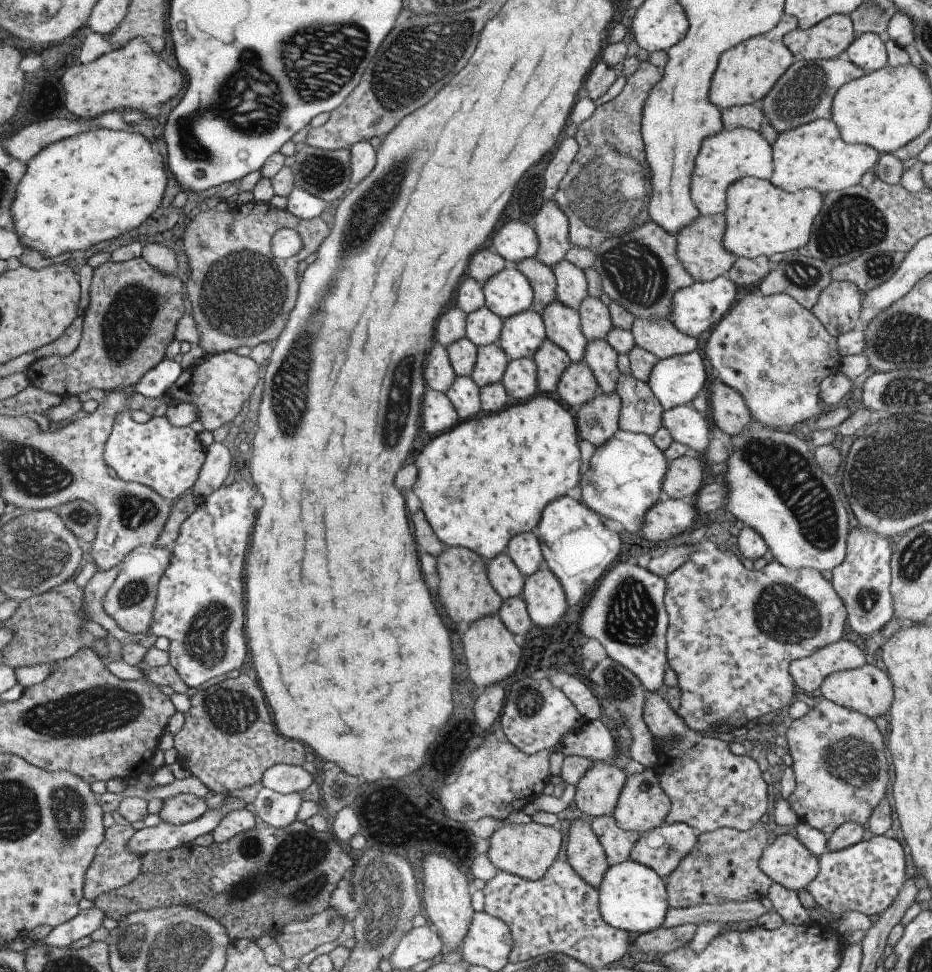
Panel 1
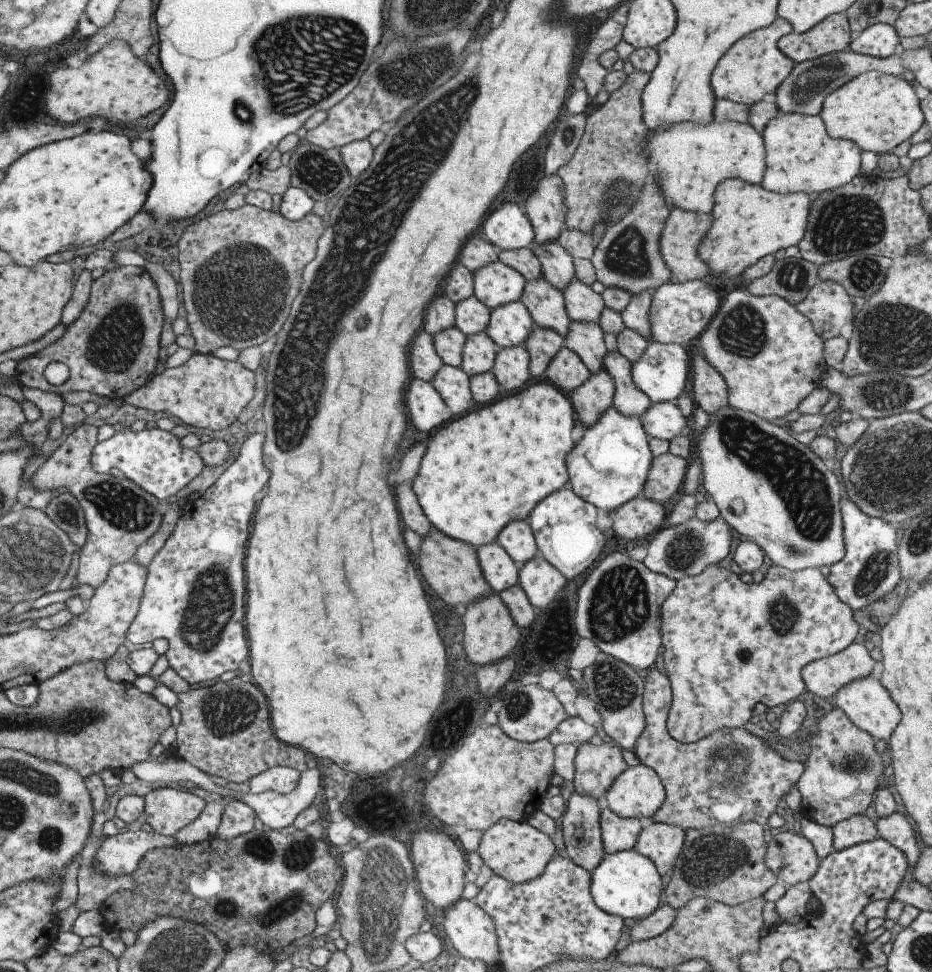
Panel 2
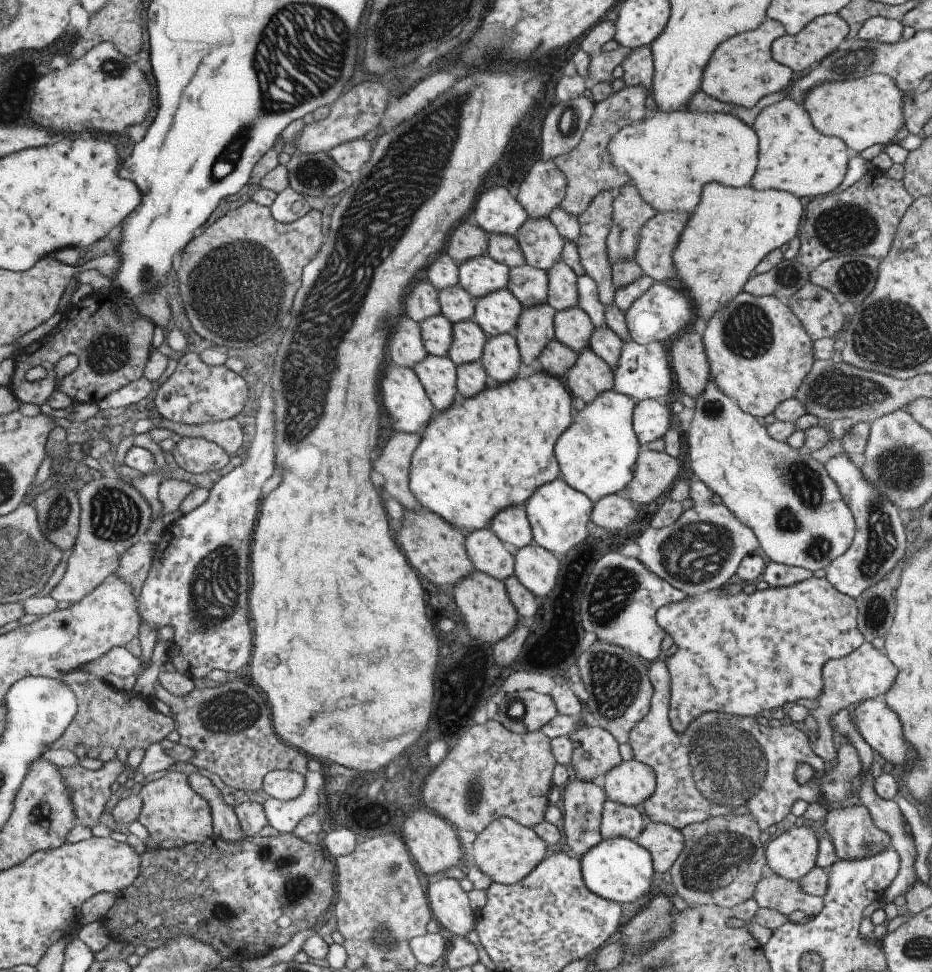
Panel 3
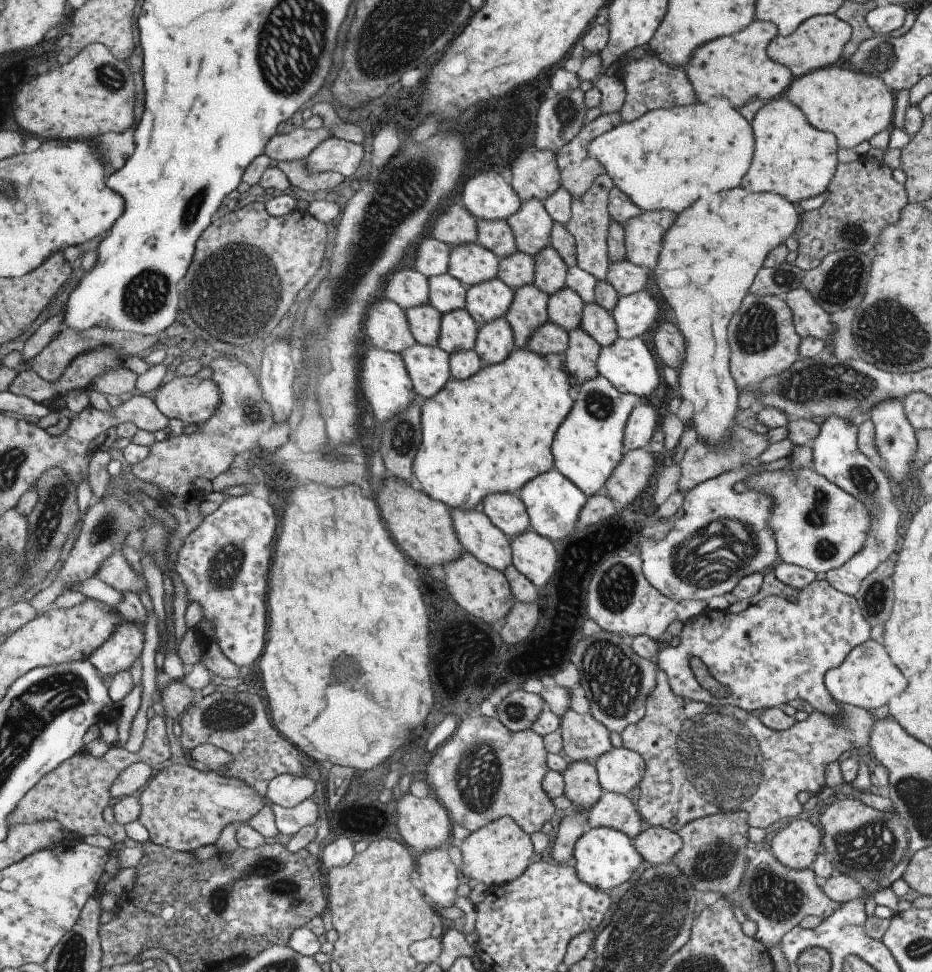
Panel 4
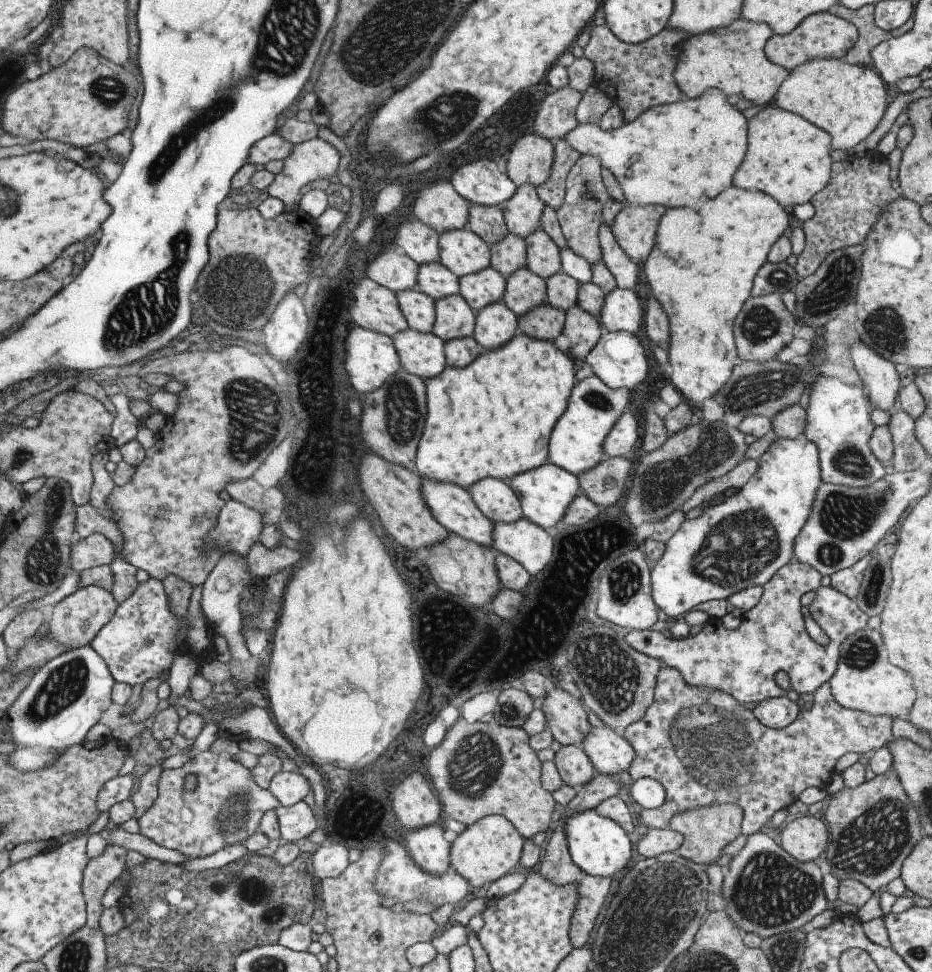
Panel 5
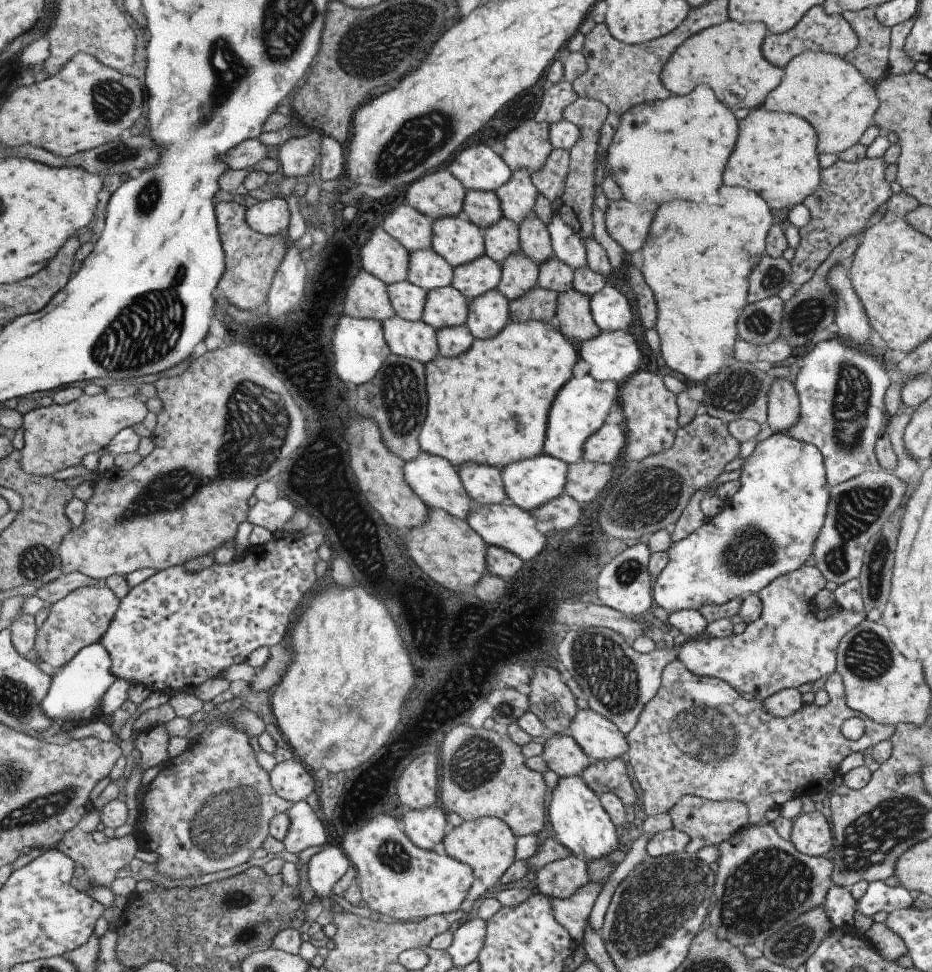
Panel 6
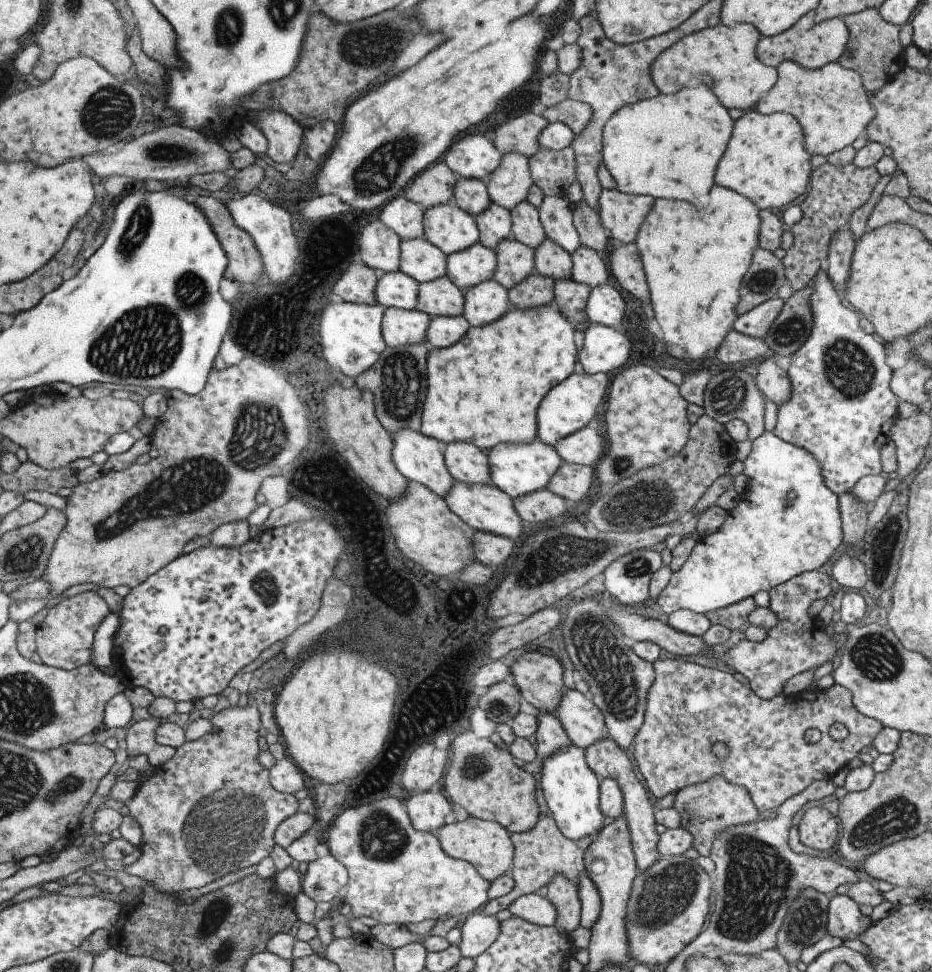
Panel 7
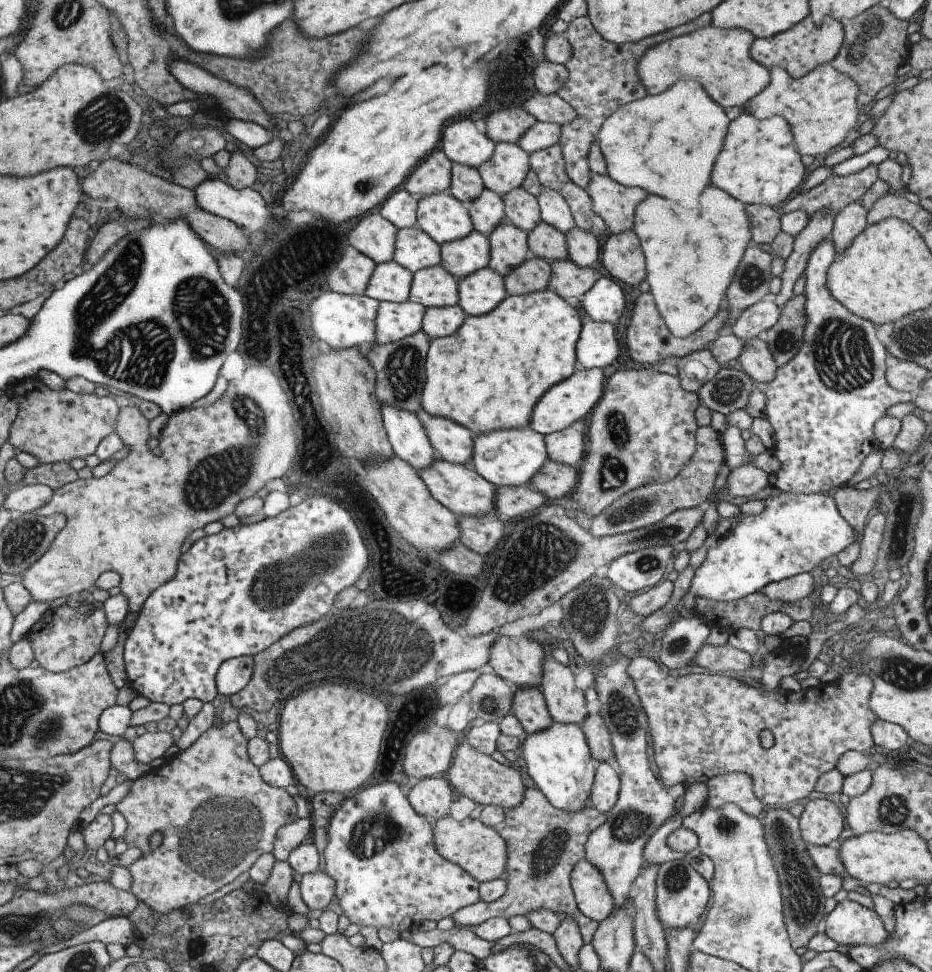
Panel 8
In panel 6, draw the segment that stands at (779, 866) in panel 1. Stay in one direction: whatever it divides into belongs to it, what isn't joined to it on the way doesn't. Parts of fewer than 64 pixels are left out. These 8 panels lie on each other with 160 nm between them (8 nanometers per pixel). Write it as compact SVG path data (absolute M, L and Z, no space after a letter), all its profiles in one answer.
M817 811L796 817L788 841L799 854L811 857L822 857L830 852L833 845L829 824Z

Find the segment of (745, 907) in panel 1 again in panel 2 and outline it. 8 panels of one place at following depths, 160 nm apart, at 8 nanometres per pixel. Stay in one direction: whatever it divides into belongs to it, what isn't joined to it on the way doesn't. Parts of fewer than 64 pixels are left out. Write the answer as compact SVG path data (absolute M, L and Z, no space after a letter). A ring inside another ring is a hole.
M807 881L788 886L784 897L773 904L777 912L775 916L779 916L783 923L797 924L800 919L806 917L806 905L811 897ZM662 902L647 918L636 920L629 932L630 942L648 940L662 934L669 926L672 926L675 916L677 912L669 904Z

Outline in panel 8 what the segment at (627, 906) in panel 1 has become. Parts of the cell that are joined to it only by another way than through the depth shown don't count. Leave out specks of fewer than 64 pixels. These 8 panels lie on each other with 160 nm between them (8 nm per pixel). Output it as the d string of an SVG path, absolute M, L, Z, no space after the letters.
M573 723L551 724L534 734L526 734L521 742L521 754L525 772L533 780L538 791L555 807L564 811L576 811L588 805L588 794L592 785L597 762L590 755L585 735L580 726Z

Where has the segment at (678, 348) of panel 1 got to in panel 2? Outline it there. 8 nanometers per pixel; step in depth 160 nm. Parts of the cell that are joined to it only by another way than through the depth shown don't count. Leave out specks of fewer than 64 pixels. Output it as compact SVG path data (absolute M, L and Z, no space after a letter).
M645 290L641 294L630 296L627 306L623 308L620 314L623 325L633 332L637 332L643 340L647 342L655 342L651 340L651 332L649 332L649 308L651 308L652 291Z

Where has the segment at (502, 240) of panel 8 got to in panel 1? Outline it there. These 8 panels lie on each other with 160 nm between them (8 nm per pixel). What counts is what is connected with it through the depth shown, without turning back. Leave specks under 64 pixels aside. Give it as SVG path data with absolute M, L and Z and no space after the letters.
M545 338L534 350L532 359L536 366L539 392L553 392L561 371L570 363L567 353Z

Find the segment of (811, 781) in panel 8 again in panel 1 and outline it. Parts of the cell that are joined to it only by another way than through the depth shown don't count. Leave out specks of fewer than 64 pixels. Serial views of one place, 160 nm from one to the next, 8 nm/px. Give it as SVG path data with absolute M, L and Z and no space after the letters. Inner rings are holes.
M662 691L645 693L642 721L650 732L656 757L653 770L670 802L665 823L686 824L694 835L721 827L746 831L759 823L767 810L767 785L751 757L731 753L731 742L702 736L688 729L669 707ZM674 736L678 736L678 740L674 745L669 744L668 740Z

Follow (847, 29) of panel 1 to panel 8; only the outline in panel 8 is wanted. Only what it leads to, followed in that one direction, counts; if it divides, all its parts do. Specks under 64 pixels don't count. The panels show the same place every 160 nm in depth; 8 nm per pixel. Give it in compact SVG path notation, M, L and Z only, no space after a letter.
M807 15L803 20L779 34L763 40L755 40L748 53L756 63L763 65L767 70L779 66L785 69L791 78L796 79L813 70L815 66L833 60L842 40L843 29L839 21L825 17L819 24L816 24Z

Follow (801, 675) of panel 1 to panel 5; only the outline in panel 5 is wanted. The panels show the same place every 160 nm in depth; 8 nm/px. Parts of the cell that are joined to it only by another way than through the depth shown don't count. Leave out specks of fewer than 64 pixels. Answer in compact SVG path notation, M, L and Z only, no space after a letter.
M866 627L846 637L839 646L839 661L833 676L828 681L831 695L845 709L855 710L870 716L886 715L906 719L915 700L911 678L907 672L887 662L887 654L877 629Z

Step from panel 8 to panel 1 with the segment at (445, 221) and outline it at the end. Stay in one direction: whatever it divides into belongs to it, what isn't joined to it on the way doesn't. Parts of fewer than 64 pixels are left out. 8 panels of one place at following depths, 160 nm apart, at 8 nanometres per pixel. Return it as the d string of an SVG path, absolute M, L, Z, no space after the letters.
M513 266L503 267L480 285L484 307L503 320L508 316L527 310L533 295L527 279Z

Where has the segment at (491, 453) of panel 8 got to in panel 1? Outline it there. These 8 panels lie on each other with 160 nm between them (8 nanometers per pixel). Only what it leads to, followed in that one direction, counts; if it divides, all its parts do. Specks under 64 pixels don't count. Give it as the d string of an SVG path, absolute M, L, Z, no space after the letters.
M567 494L543 507L532 533L537 537L543 565L560 582L568 606L581 606L581 600L585 603L585 598L589 596L604 572L615 562L621 548L617 533L605 529L596 512Z

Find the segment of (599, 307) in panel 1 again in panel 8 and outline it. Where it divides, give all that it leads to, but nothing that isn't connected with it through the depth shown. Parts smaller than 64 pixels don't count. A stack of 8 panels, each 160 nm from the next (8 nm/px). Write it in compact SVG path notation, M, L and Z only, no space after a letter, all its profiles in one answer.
M522 186L512 188L501 196L504 204L504 221L513 223L529 232L540 221L540 210L536 198Z

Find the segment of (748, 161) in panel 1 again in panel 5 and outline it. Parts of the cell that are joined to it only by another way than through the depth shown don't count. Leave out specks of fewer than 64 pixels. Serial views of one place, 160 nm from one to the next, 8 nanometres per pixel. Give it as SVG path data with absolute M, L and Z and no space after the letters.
M708 89L698 98L689 99L683 96L678 102L650 107L632 122L624 123L611 131L600 130L597 125L578 123L561 139L580 155L595 156L600 161L600 167L609 170L620 185L628 205L677 208L693 206L701 198L701 194L707 196L711 192L713 198L731 184L731 176L741 164L747 149L746 127L745 118L729 106L725 96L719 90Z

